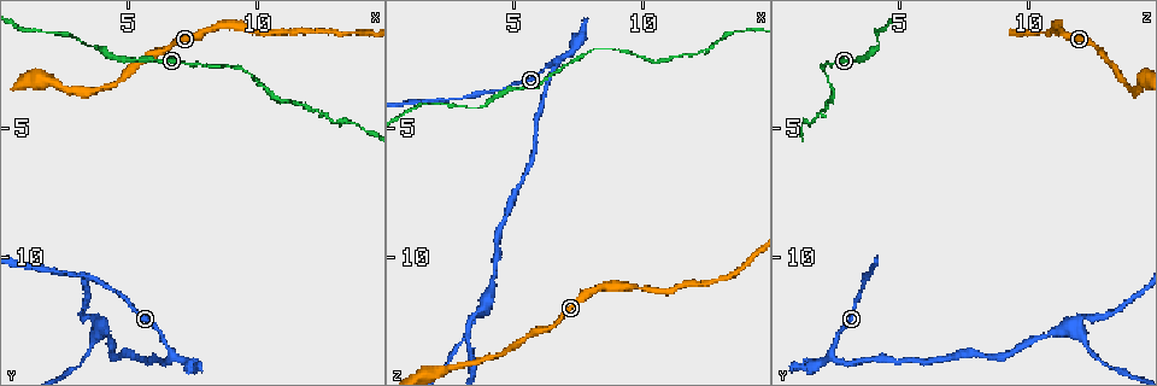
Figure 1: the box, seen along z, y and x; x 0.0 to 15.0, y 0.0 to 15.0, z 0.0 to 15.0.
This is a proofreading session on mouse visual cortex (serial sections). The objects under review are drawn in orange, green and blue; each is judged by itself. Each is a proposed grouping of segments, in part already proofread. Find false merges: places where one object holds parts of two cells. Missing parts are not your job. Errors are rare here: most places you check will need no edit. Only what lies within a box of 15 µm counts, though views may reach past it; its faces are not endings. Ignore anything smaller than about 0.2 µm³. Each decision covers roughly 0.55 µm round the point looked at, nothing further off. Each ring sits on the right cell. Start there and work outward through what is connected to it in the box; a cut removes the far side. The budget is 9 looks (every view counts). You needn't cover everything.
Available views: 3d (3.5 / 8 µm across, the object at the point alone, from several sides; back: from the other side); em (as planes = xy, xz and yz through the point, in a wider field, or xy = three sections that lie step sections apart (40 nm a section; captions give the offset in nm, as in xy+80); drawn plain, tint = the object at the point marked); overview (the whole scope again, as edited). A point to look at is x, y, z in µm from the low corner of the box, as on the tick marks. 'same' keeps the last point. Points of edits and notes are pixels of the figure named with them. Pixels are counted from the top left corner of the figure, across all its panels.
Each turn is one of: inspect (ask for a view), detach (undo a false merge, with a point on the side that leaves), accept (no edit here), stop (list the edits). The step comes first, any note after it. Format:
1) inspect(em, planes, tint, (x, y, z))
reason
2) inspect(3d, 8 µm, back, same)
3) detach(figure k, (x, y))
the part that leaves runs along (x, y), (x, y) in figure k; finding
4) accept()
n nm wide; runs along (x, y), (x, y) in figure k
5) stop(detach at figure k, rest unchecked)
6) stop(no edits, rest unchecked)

inspect(3d, 8 µm, (2.2, 3.4, 14.4))
calibre changes

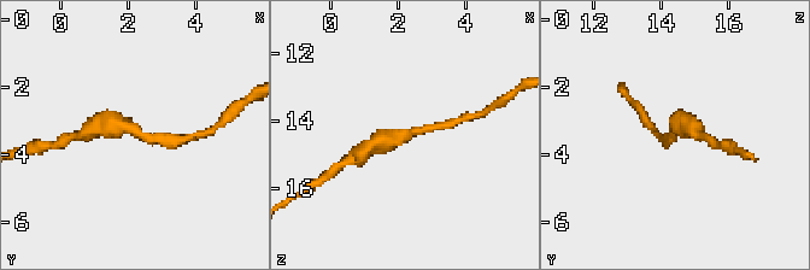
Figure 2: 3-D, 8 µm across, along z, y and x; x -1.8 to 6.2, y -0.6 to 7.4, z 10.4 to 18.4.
inspect(3d, 3.5 µm, (2.3, 3.4, 14.4))

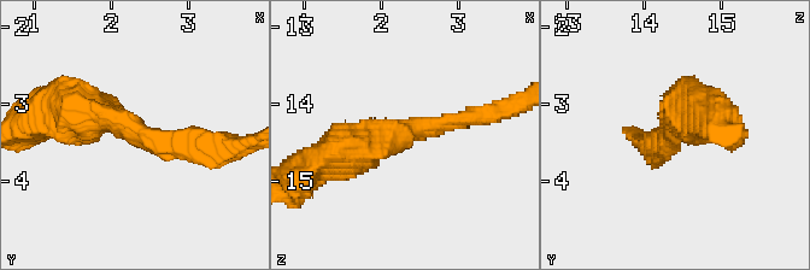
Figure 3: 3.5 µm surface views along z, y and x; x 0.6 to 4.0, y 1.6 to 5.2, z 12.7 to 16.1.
inspect(em, xy, step 5, tint, (2.30, 3.35, 14.40))

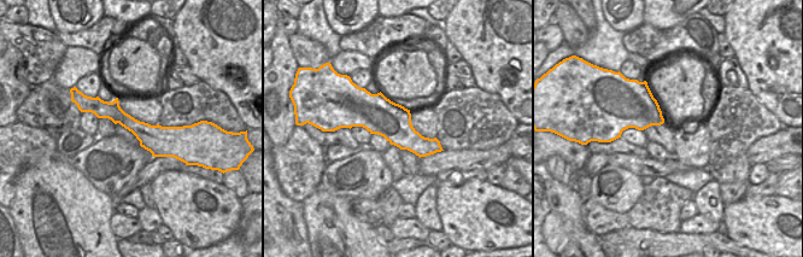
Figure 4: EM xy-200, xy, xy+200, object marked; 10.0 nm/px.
accept()
380 nm wide; runs along (477, 115), (333, 154) in figure 3; one cell here

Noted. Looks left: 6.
inspect(3d, 8 µm, (3.2, 1.6, 4.2))
narrows sharply

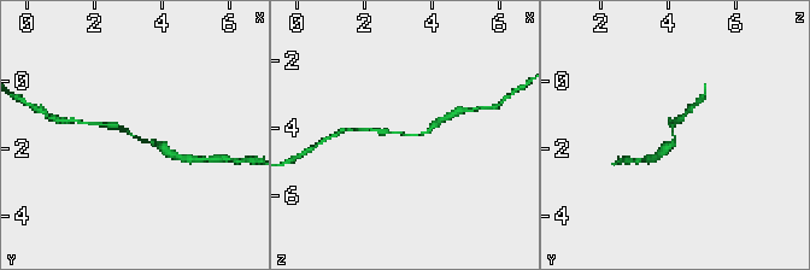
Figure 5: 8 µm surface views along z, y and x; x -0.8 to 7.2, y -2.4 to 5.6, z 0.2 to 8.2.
inspect(3d, 3.5 µm, (3.2, 1.6, 4.1))
zoom in

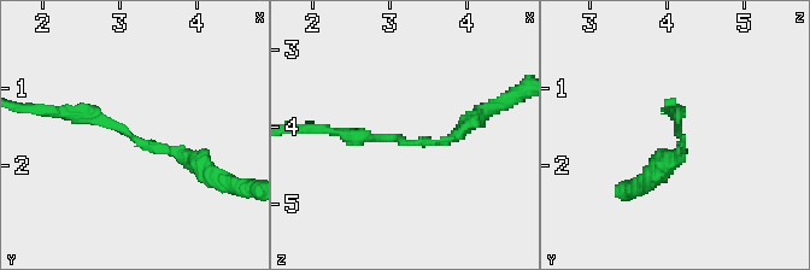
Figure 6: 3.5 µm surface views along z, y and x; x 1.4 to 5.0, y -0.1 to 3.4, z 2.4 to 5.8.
inspect(em, xy, step 1, tint, (3.20, 1.65, 4.20))
arms of 200, 200 nm

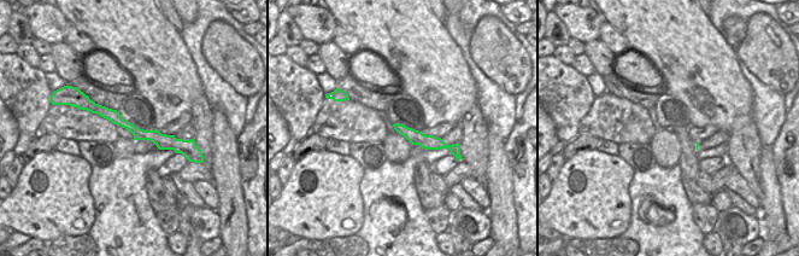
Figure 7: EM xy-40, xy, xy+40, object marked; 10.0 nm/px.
accept()
140 nm wide; runs along (87, 105), (181, 149) in figure 7; all the same cell

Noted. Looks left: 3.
inspect(3d, 3.5 µm, (8.5, 2.7, 1.9))
a narrow waist

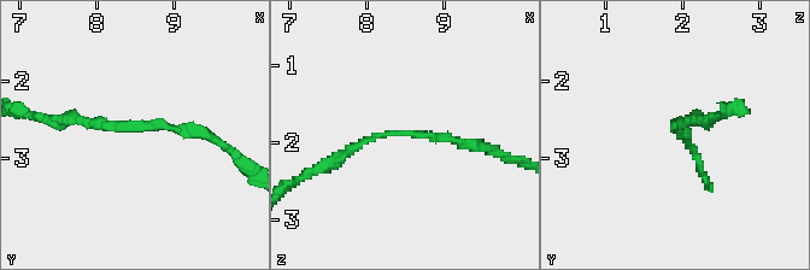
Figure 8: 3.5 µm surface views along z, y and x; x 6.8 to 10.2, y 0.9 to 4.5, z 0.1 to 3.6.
inspect(em, xy, step 2, tint, (8.45, 2.60, 1.90))
arms of 150, 150 nm

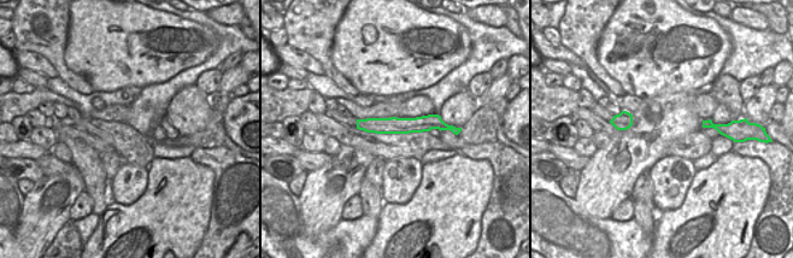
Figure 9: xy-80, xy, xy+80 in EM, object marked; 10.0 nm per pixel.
accept()
runs along (359, 122), (376, 125), (445, 127) in figure 9; all the same cell

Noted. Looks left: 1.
inspect(3d, 3.5 µm, (9.3, 1.0, 11.1))
sudden change in width

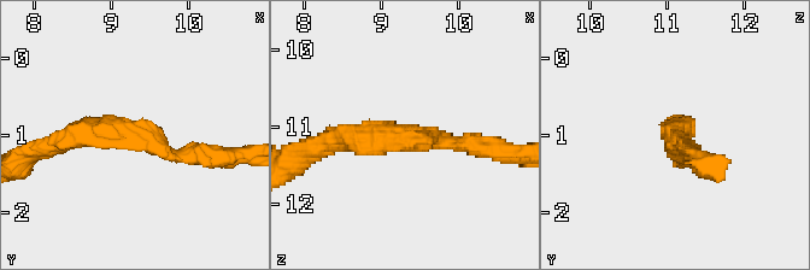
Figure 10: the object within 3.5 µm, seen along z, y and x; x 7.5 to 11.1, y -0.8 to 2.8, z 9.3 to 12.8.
accept()
arms of 200, 350 nm; runs along (59, 141), (118, 129), (175, 156), (211, 156) in figure 10; all the same cell

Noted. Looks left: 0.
stop(no edits, rest unchecked)

